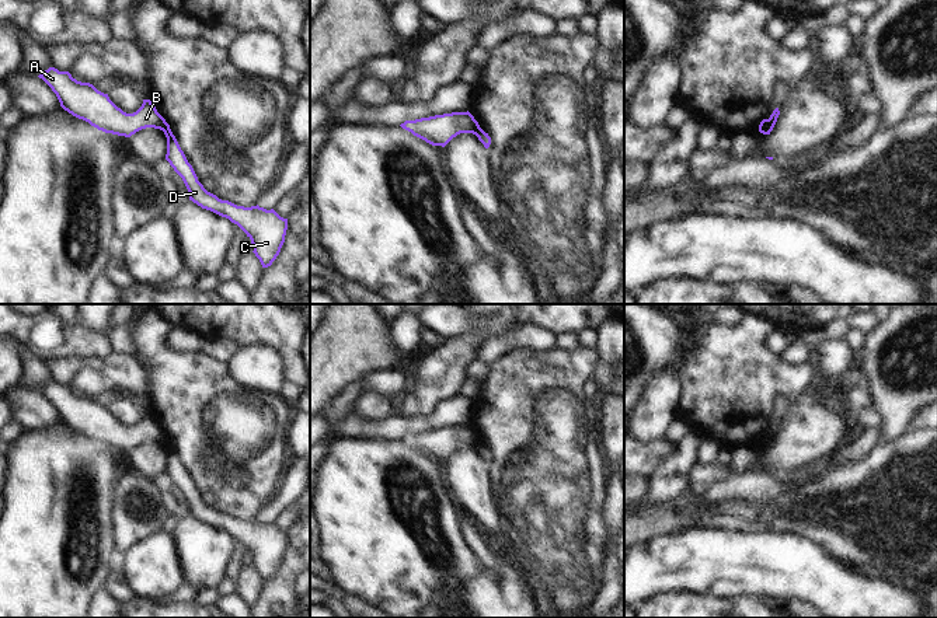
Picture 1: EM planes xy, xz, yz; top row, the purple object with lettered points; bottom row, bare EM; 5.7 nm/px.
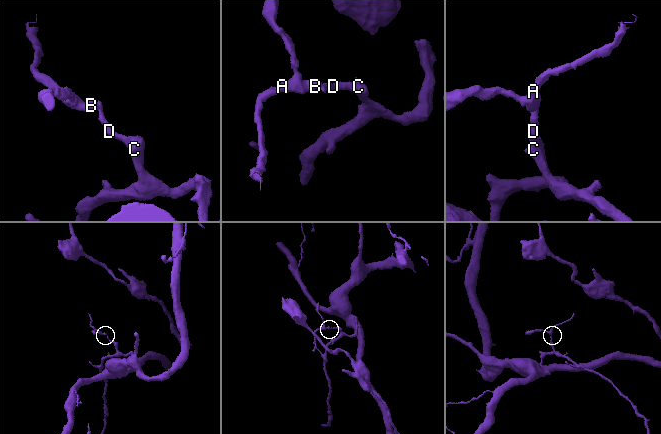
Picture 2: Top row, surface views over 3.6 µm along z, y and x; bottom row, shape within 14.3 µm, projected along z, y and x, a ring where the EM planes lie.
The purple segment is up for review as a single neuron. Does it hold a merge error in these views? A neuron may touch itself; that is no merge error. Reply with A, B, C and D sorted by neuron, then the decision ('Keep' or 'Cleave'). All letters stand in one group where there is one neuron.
Groups: A B / C D. Cleave

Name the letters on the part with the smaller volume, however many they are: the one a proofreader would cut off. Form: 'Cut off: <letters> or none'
Cut off: A, B

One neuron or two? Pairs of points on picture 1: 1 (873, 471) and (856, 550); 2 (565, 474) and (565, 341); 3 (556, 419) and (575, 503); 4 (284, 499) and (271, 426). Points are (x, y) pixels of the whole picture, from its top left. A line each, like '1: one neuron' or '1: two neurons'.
1: one neuron
2: two neurons
3: one neuron
4: two neurons

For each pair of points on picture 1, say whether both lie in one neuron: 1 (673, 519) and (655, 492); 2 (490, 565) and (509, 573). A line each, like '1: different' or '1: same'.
1: different
2: different

